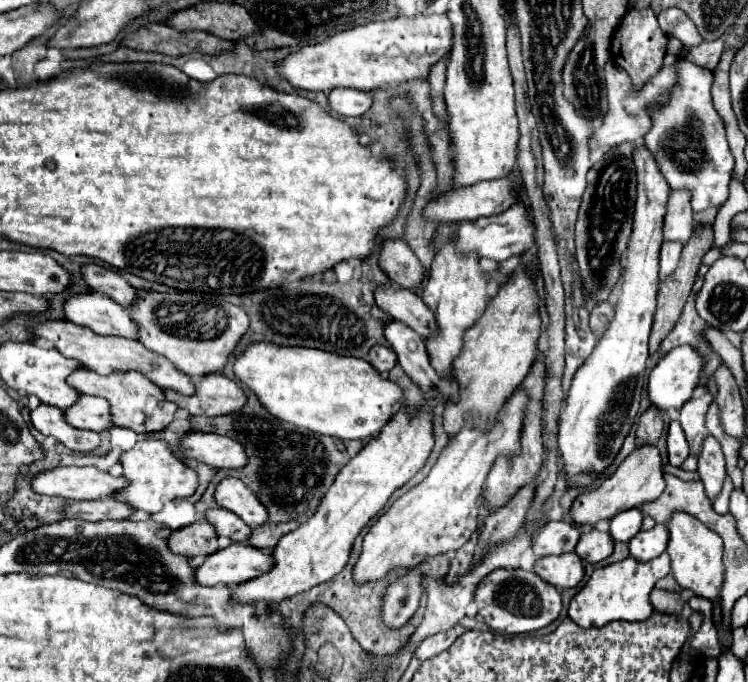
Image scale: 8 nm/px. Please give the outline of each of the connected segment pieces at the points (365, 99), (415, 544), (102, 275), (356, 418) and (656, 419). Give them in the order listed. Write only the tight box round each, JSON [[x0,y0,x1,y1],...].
[[328,88,372,116],[352,392,526,586],[80,264,136,306],[234,342,402,440],[636,408,664,446]]

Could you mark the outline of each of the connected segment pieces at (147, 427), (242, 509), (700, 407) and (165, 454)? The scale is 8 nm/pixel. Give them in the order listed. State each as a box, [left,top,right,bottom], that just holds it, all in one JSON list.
[[68,368,178,436],[214,476,268,526],[680,394,712,470],[114,438,198,514]]

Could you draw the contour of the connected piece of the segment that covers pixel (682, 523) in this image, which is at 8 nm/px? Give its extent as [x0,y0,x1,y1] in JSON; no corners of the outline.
[664,512,724,600]

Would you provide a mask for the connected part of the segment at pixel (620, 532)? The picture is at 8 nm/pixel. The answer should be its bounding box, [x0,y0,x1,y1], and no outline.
[610,508,642,542]

